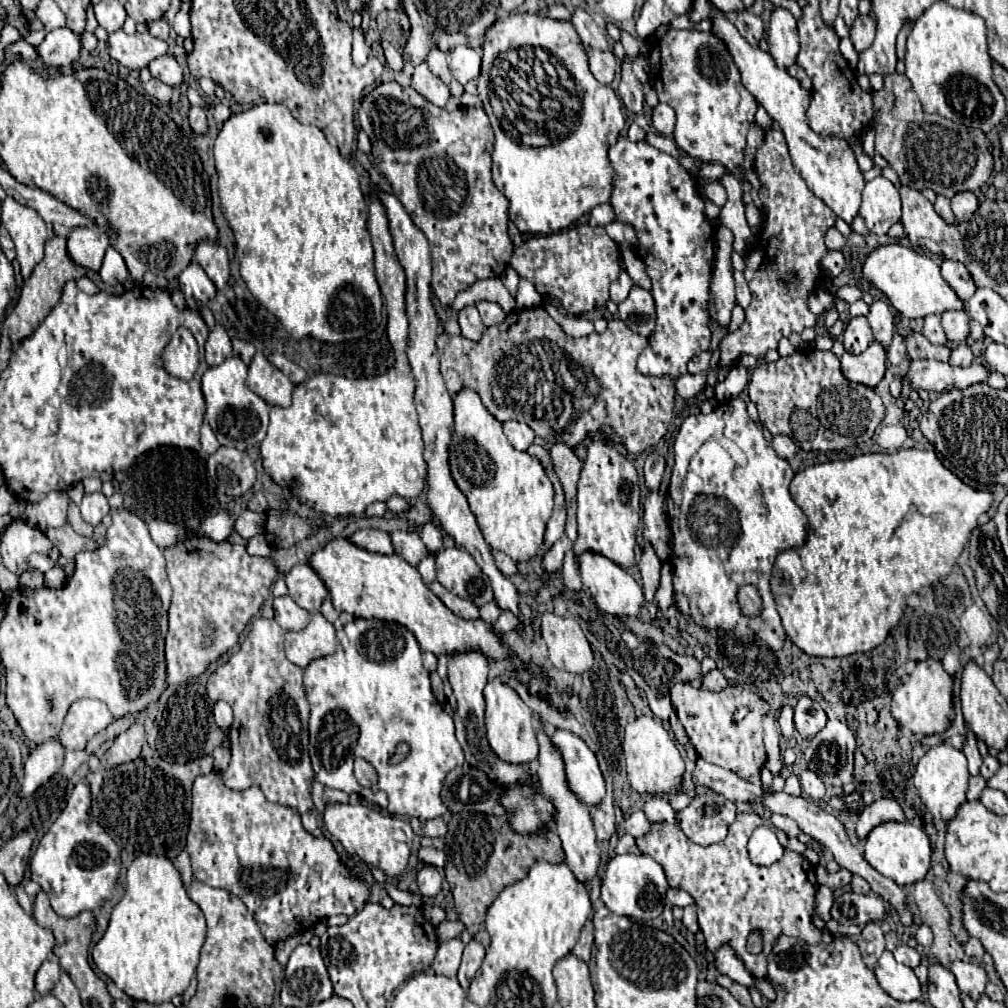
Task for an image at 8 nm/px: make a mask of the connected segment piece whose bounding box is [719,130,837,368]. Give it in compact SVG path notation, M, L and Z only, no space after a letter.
M771 130L765 134L765 144L755 154L755 172L761 180L759 196L767 220L761 228L761 244L745 260L745 278L753 300L745 310L747 318L743 326L737 332L727 334L721 342L721 368L735 366L741 354L763 358L767 350L777 348L777 342L783 336L789 336L791 332L801 334L805 328L815 326L815 314L807 308L807 296L819 286L819 262L827 252L823 236L835 226L837 218L835 212L807 188L805 180L795 174L783 132Z

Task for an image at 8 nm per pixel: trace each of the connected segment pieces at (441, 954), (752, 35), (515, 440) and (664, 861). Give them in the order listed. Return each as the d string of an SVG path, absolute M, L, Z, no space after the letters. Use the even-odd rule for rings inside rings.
M459 938L449 940L449 942L441 942L435 962L433 962L433 970L435 974L443 974L447 978L457 978L457 968L461 964L461 954L463 954L463 942Z
M747 10L739 12L737 18L735 18L735 28L739 30L739 34L743 34L743 38L751 44L751 46L757 46L759 40L763 38L763 20Z
M509 420L509 422L503 424L503 430L505 430L509 442L511 442L517 450L527 450L527 448L533 444L533 440L535 440L533 430L531 430L527 424L523 424L523 422Z
M737 814L737 820L729 826L729 834L719 844L699 846L691 842L679 826L671 824L651 824L651 832L637 840L637 846L643 854L651 856L661 864L667 882L671 888L681 888L691 894L697 906L699 928L705 934L705 958L707 958L707 980L713 982L719 978L715 970L715 950L723 944L729 944L737 958L747 966L747 972L753 978L767 980L767 954L771 952L775 938L795 936L807 944L819 944L821 932L813 926L811 914L815 908L815 868L797 852L785 850L783 858L771 866L755 866L747 854L747 840L757 826L769 826L777 834L779 842L785 846L785 832L777 830L767 818L757 814ZM751 930L761 930L765 936L765 950L759 956L747 952L747 936Z

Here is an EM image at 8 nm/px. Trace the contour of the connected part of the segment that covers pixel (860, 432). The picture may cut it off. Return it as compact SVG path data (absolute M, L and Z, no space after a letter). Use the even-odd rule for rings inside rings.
M801 350L793 352L791 356L779 358L777 362L761 362L753 368L749 384L749 398L755 402L759 412L759 422L775 436L785 434L795 438L799 448L803 450L841 450L859 442L867 442L875 428L881 424L885 416L885 406L881 398L875 394L873 388L855 384L845 380L839 368L839 358L833 352L819 352L819 350Z

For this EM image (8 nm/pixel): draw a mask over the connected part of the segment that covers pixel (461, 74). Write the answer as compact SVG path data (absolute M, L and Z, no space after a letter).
M457 46L449 52L449 68L463 86L469 80L475 80L479 76L481 68L481 52L469 48L469 46Z

